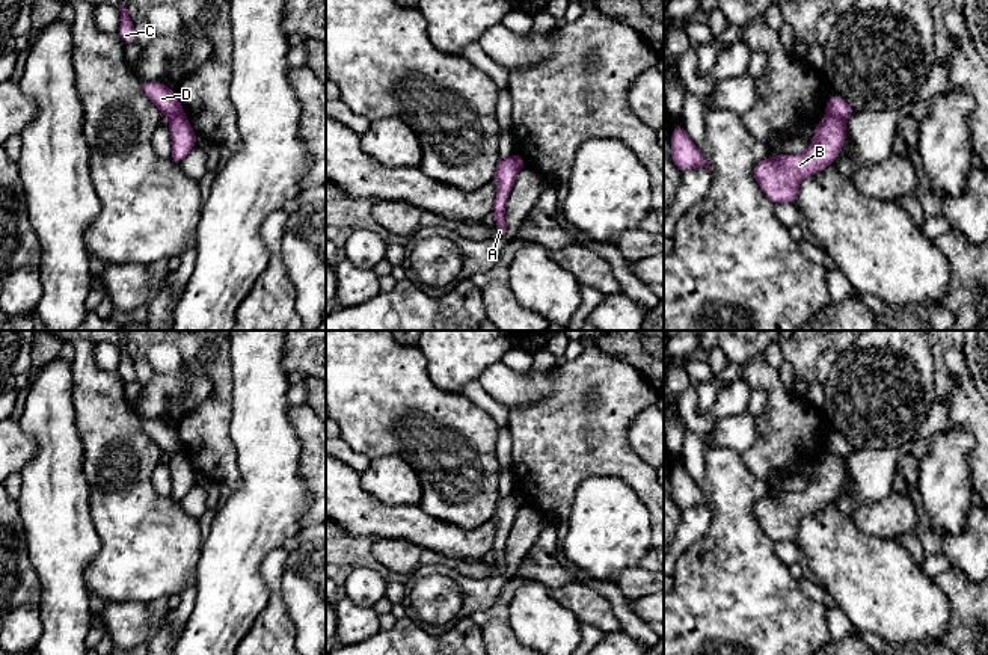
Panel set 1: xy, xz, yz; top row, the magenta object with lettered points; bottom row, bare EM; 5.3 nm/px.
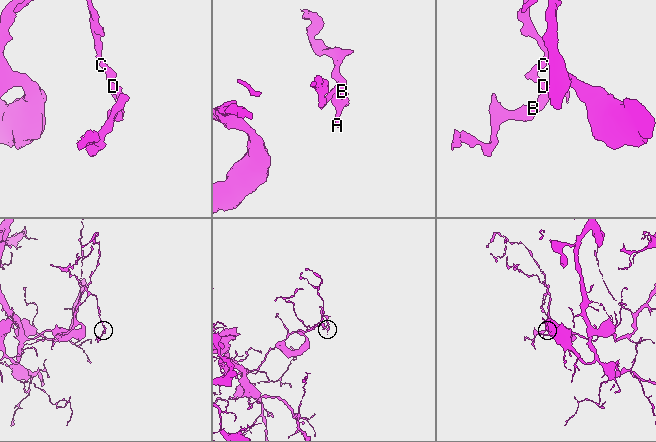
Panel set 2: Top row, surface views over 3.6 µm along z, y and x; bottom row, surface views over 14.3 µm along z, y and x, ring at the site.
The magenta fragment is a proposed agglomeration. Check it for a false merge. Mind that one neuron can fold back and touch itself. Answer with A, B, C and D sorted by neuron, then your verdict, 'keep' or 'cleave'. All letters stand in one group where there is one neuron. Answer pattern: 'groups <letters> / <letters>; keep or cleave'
groups A C D / B; cleave

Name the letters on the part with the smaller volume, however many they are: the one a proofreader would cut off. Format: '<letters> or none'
B

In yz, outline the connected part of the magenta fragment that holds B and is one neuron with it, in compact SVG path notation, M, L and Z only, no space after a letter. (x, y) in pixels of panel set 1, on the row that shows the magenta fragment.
M827 113L815 124L815 137L802 154L768 155L754 168L754 180L774 204L796 202L801 180L831 166L846 137L845 121Z

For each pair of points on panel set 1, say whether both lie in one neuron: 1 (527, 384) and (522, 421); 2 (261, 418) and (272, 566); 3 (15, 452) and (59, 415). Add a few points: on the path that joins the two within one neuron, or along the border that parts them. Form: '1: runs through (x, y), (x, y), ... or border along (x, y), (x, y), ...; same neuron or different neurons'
1: border along (549, 379), (552, 390), (542, 400), (527, 408); different neurons
2: border along (281, 547), (261, 562), (260, 575), (267, 587); different neurons
3: border along (17, 421), (36, 445), (36, 455), (21, 471); different neurons

